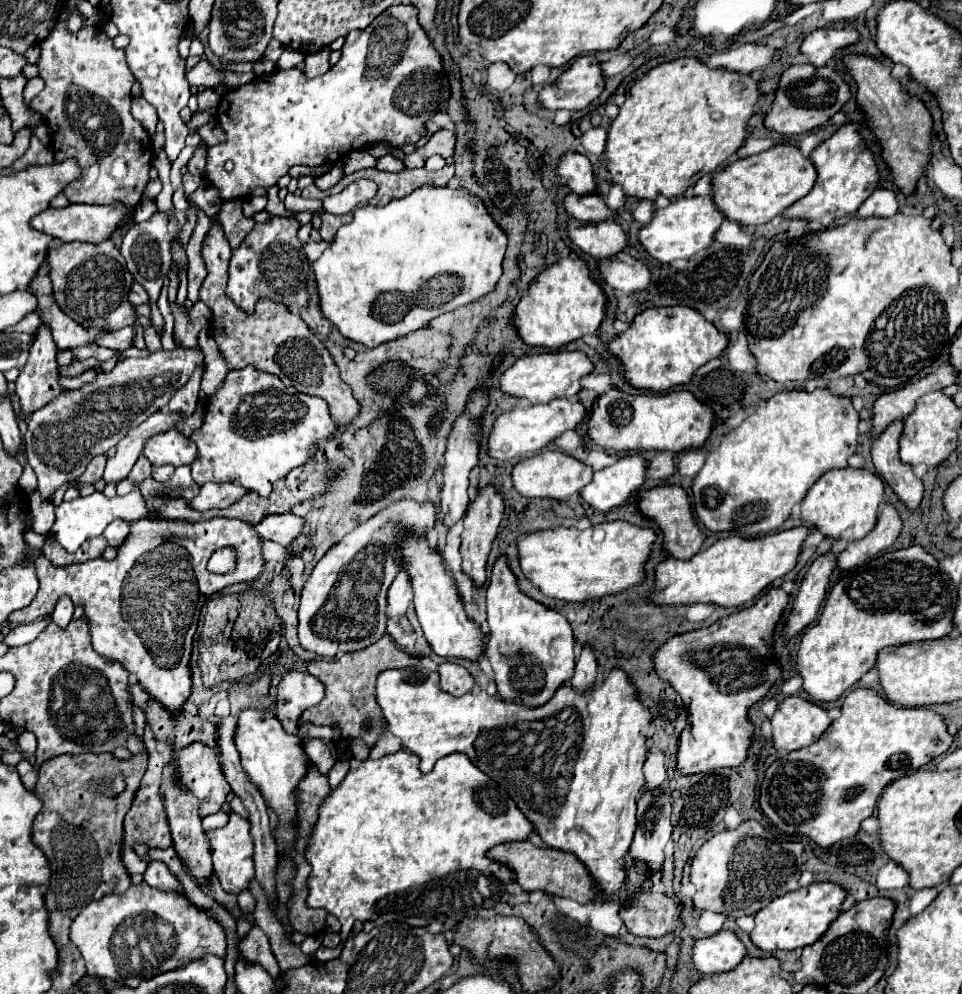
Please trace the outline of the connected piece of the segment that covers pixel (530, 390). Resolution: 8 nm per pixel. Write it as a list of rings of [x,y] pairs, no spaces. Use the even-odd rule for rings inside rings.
[[[544,352],[534,356],[522,356],[512,368],[502,374],[500,388],[518,398],[528,398],[534,404],[546,404],[556,398],[574,398],[582,390],[582,376],[594,370],[592,360],[584,352]]]

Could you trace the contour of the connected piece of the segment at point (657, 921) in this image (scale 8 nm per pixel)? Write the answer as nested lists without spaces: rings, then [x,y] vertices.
[[[638,892],[632,906],[620,908],[620,918],[624,920],[628,932],[636,936],[658,938],[666,934],[678,934],[684,928],[680,918],[682,904],[674,902],[662,892]]]

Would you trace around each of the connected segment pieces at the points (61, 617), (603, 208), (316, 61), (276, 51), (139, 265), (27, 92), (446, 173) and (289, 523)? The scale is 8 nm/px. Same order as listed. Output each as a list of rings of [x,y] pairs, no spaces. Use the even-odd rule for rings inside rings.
[[[62,598],[62,600],[56,604],[54,612],[52,612],[52,622],[56,622],[60,628],[66,628],[66,626],[70,624],[70,620],[72,620],[72,612],[74,612],[72,602],[66,600],[66,598]]]
[[[568,194],[564,198],[566,212],[576,218],[578,222],[590,224],[590,222],[602,222],[602,220],[614,220],[616,212],[606,206],[606,202],[598,194]]]
[[[322,48],[318,52],[306,54],[306,60],[304,60],[304,76],[306,78],[314,78],[314,76],[324,74],[330,68],[328,56],[330,56],[330,50],[328,48]]]
[[[272,38],[270,44],[268,44],[268,48],[266,48],[266,52],[264,52],[264,56],[266,56],[268,60],[272,60],[272,62],[278,62],[278,58],[280,58],[282,52],[284,52],[284,46],[282,46],[276,38]]]
[[[156,214],[152,216],[148,222],[142,222],[142,224],[132,224],[132,228],[128,228],[126,236],[124,236],[124,242],[122,242],[122,256],[126,258],[126,264],[128,264],[128,272],[134,276],[136,282],[140,282],[144,286],[144,290],[152,296],[152,322],[156,326],[156,330],[160,332],[162,330],[162,316],[158,312],[158,306],[156,306],[156,300],[158,300],[158,294],[160,294],[160,288],[162,288],[162,282],[164,282],[164,276],[168,274],[170,266],[172,266],[172,258],[170,258],[170,246],[172,246],[172,236],[168,236],[166,232],[166,224],[168,224],[168,218],[166,214]]]
[[[40,76],[38,78],[30,78],[26,88],[24,88],[24,102],[28,104],[34,98],[34,94],[40,94],[42,88],[44,88],[44,80]]]
[[[446,164],[444,168],[436,170],[436,172],[428,172],[426,168],[416,168],[416,170],[404,170],[400,174],[382,172],[378,168],[366,168],[366,170],[358,170],[354,174],[348,174],[344,178],[370,178],[370,180],[374,180],[378,184],[378,194],[370,200],[370,204],[372,206],[386,206],[390,200],[402,198],[424,184],[446,186],[452,176],[454,176],[454,168]]]
[[[288,512],[288,514],[270,514],[254,528],[256,528],[258,536],[264,540],[272,540],[272,542],[290,546],[302,534],[304,524],[306,524],[306,520],[302,516]]]

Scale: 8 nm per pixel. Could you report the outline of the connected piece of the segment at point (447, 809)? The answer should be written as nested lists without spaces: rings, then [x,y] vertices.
[[[412,752],[364,760],[328,794],[328,802],[322,802],[314,834],[306,848],[306,858],[312,866],[306,902],[312,908],[326,908],[340,920],[343,937],[335,947],[335,958],[340,956],[356,920],[384,918],[386,922],[400,920],[410,926],[428,926],[434,920],[446,924],[478,918],[482,910],[490,910],[496,902],[502,902],[506,886],[516,882],[512,868],[490,860],[486,856],[488,850],[504,842],[528,840],[532,832],[532,822],[520,812],[516,802],[464,754],[444,756],[430,774],[420,772],[420,760]]]

